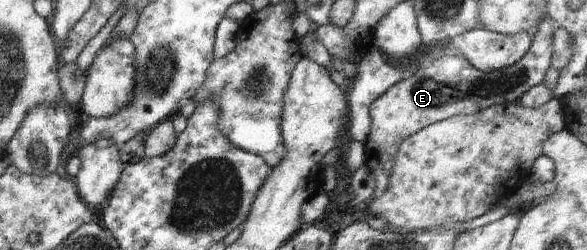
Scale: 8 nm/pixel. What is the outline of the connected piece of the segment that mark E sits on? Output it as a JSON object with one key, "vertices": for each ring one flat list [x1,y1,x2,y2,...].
{"vertices":[[545,18,537,26,537,29,531,34,531,47,522,59,513,65,507,66,503,69,484,72,473,67,463,56,455,52,447,52,438,54,430,59,425,65,420,65,410,78,404,79,396,85,392,85,386,93,378,97,373,104,370,105,370,120,371,127,364,150,366,149,366,158,372,159,370,163,365,163,370,172,376,178,376,188,372,195,373,198,381,197,387,189,389,183,390,169,394,166,395,156,397,155,400,145,418,131,421,131,428,125,433,125,435,122,440,122,450,117,459,114,478,114,488,107,496,106,497,104,516,103,520,97,527,93,532,87,544,83,544,76,551,68,552,56,552,39,553,39,553,21]]}

